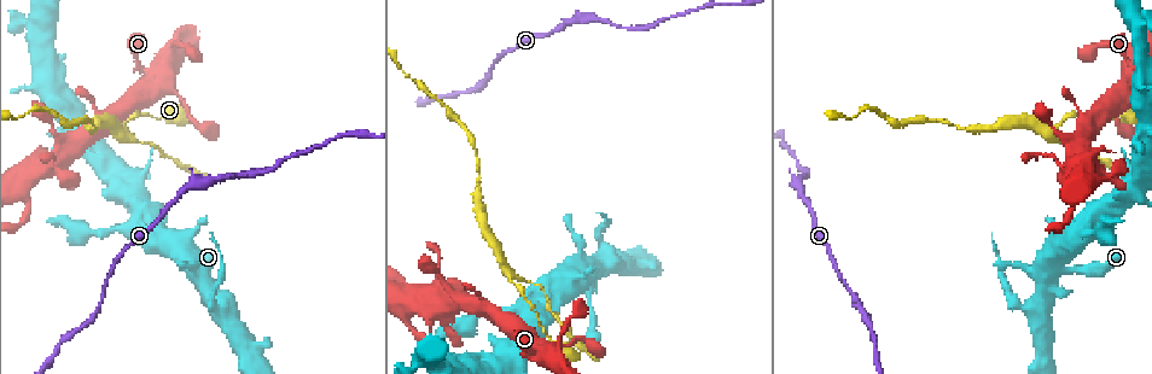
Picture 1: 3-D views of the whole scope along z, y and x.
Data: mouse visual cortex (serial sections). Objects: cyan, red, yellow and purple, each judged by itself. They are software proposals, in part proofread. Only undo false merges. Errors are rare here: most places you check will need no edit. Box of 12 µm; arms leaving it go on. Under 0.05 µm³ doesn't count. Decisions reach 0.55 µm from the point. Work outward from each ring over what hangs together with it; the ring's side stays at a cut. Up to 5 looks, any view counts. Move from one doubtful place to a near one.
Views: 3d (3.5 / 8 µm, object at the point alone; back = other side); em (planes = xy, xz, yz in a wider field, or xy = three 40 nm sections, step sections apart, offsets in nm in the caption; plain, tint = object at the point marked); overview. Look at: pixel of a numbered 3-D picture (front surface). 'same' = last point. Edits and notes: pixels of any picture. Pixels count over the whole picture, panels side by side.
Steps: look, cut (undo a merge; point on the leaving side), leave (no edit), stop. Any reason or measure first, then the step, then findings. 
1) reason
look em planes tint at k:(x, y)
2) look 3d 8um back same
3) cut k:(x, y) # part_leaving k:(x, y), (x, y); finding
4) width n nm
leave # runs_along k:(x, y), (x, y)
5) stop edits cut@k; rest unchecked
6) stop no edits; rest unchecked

abrupt turn
look 3d 3.5um at 1:(444, 295)

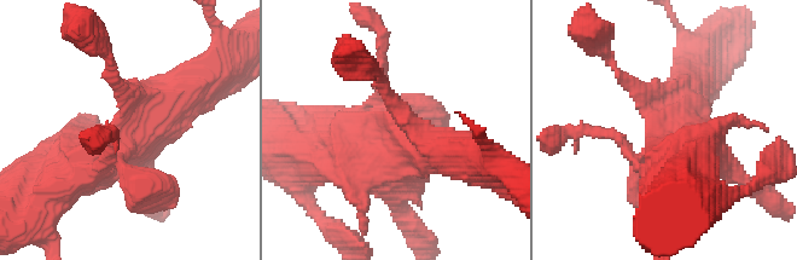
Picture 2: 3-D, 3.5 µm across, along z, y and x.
leave # runs_along 2:(182, 92), (123, 149), (53, 182); continuous, no second cell

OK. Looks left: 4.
three-way junction
look em planes tint at 1:(509, 273)

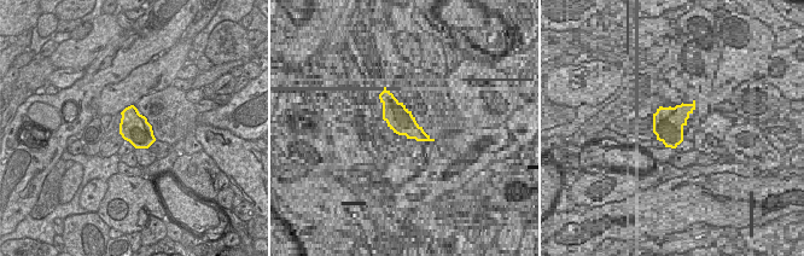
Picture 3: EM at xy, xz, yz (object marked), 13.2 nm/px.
look 3d 3.5um back same

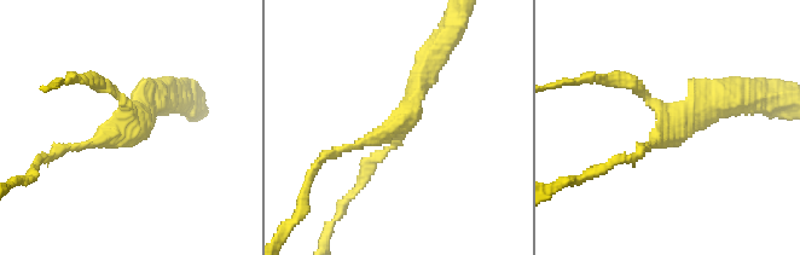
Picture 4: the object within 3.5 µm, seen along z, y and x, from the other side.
arm_widths 100, 200, 300 nm
leave # all the same cell

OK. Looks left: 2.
stop no edits; rest unchecked

